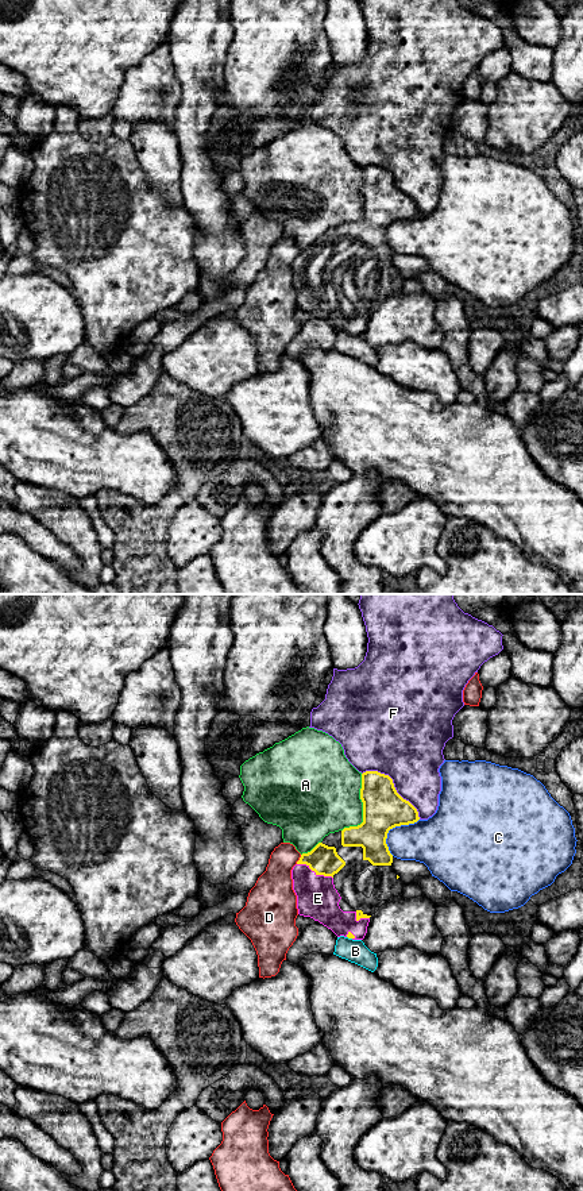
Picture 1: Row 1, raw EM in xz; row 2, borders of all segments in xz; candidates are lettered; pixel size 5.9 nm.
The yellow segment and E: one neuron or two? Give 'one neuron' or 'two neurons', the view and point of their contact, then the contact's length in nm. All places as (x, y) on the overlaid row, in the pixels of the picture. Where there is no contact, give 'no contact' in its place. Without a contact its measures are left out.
one neuron | xz (315, 871) | 240 nm

